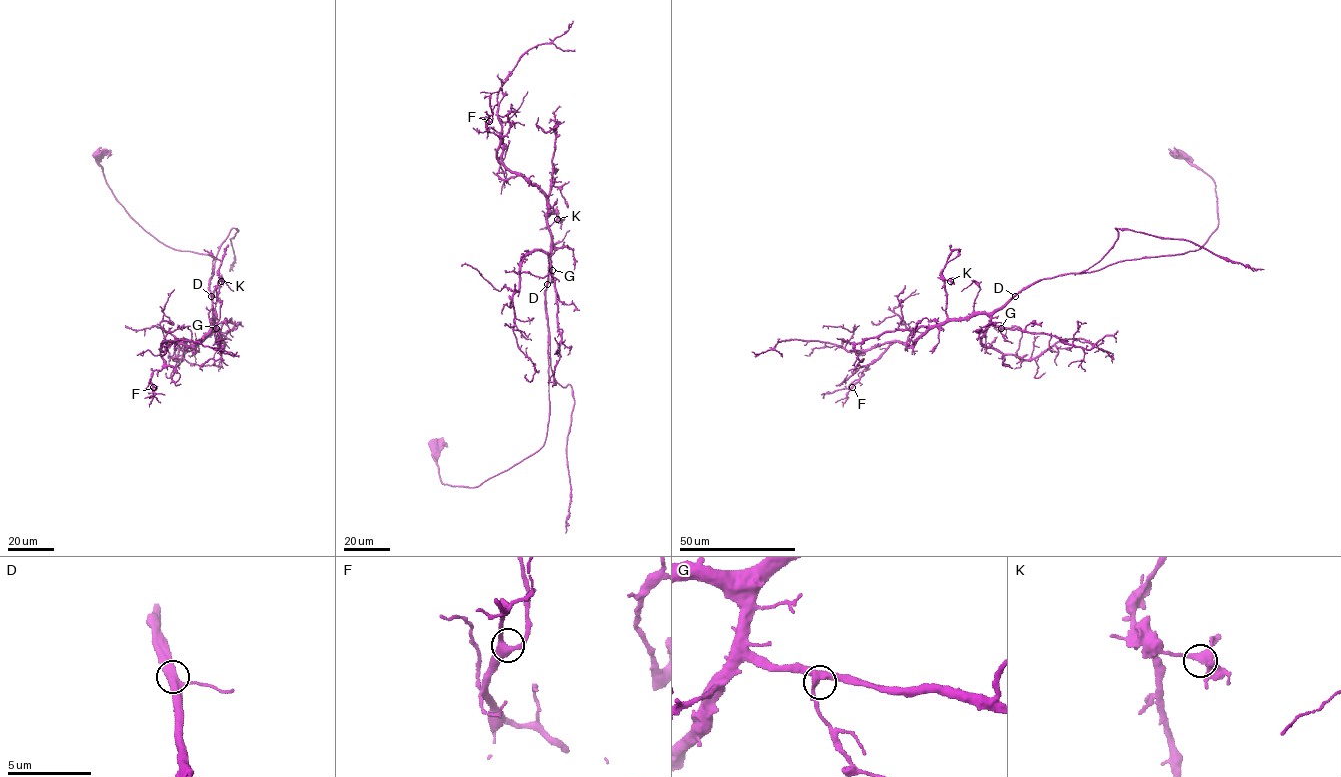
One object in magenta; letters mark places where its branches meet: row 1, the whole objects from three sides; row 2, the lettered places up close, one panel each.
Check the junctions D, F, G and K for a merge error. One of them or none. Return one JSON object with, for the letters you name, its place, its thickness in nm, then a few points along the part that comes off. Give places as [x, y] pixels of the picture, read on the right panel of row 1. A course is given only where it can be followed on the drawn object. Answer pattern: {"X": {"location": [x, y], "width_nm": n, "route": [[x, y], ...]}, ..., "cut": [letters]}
{"cut": []}

